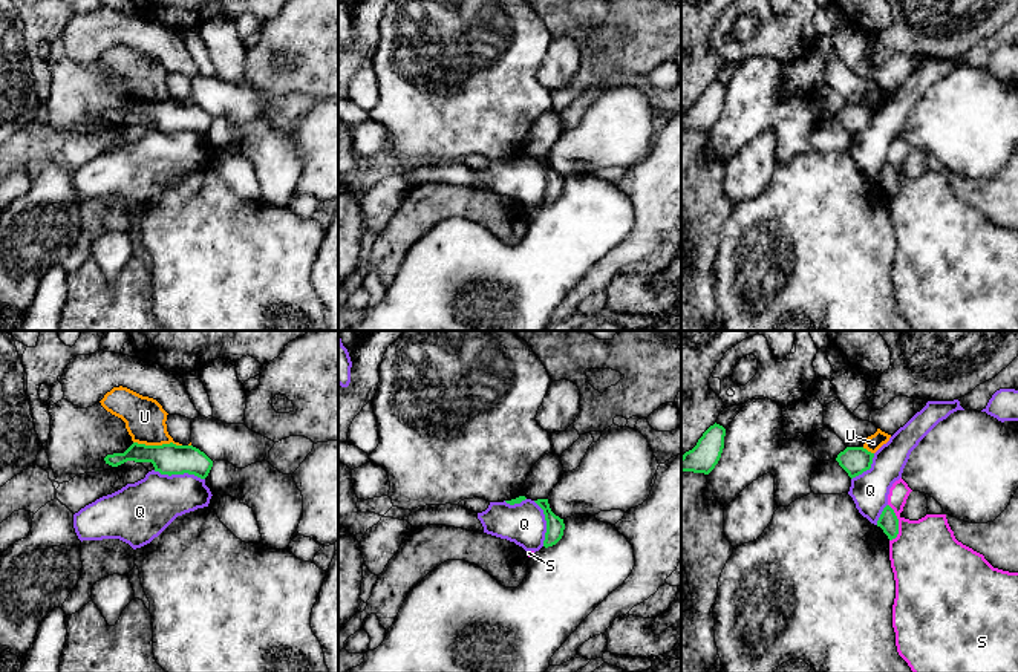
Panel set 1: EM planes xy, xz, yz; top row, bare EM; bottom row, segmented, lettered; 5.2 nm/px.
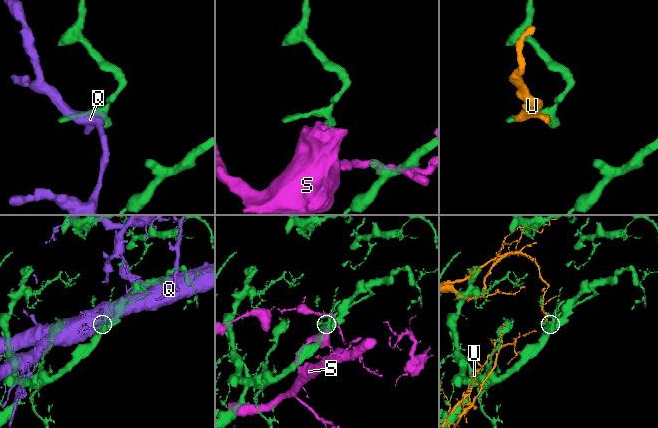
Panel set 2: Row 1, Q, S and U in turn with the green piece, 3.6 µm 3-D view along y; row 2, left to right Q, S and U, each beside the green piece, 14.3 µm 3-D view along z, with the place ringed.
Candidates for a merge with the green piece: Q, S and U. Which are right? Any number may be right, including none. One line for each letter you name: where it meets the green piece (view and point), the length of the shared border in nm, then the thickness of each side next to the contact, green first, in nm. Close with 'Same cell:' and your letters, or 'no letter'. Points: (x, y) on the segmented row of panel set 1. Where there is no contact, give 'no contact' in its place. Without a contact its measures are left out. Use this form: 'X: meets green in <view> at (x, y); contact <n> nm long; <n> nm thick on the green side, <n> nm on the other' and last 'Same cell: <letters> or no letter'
Same cell: no letter

